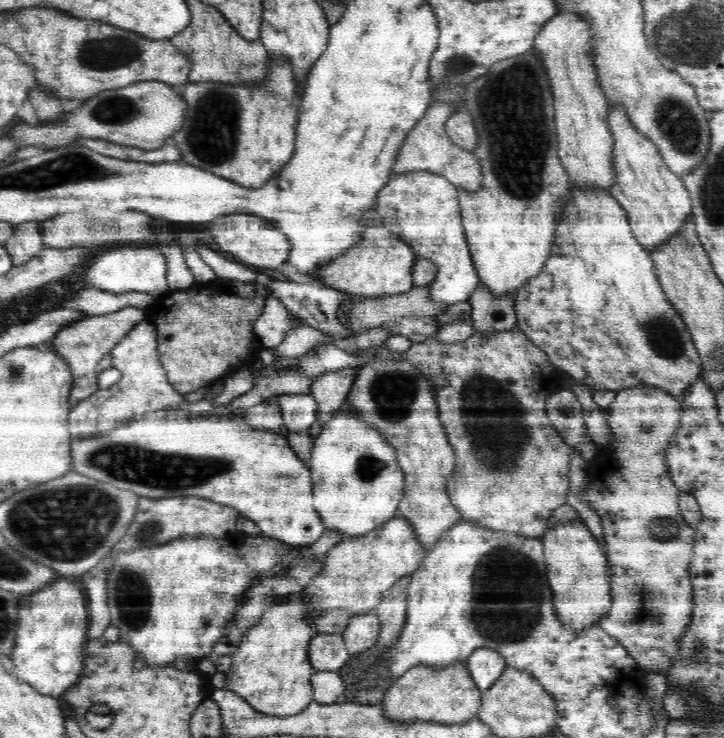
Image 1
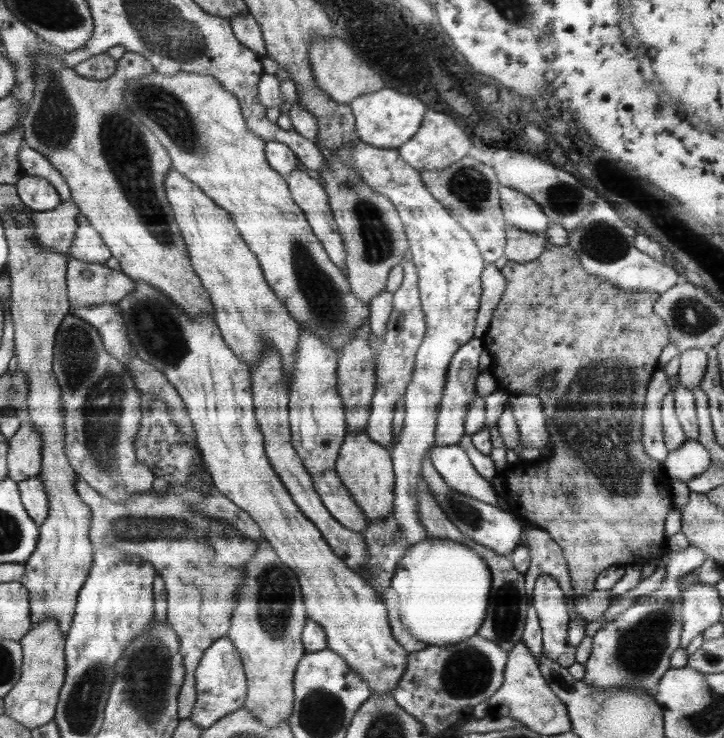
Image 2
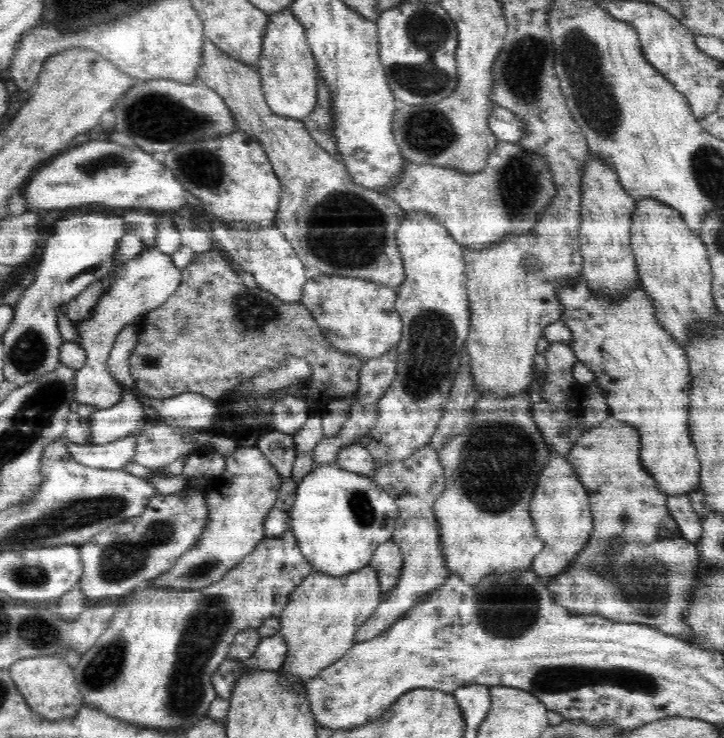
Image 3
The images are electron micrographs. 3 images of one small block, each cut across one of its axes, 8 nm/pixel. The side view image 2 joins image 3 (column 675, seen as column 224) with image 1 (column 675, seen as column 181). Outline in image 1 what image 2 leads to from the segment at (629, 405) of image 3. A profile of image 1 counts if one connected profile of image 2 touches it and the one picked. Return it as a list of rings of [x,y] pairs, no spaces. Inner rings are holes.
[[[573,186],[572,195],[569,196],[565,210],[562,211],[562,218],[557,224],[553,244],[550,258],[546,260],[546,264],[542,267],[542,270],[536,276],[529,278],[527,283],[522,285],[514,294],[518,329],[536,347],[546,352],[550,362],[559,368],[559,370],[566,372],[577,382],[587,385],[591,391],[610,390],[611,392],[618,392],[642,384],[642,386],[652,386],[652,388],[664,390],[673,396],[673,398],[677,398],[678,401],[682,402],[686,396],[686,390],[692,388],[692,384],[694,384],[694,381],[702,372],[702,361],[700,360],[698,351],[696,351],[696,347],[694,347],[690,331],[688,331],[684,321],[682,321],[682,317],[672,307],[672,304],[670,304],[670,301],[662,290],[654,263],[652,263],[649,256],[650,252],[646,251],[636,241],[634,235],[632,235],[628,213],[622,208],[622,205],[607,190],[599,190],[599,188],[591,190],[591,188],[577,188]]]

